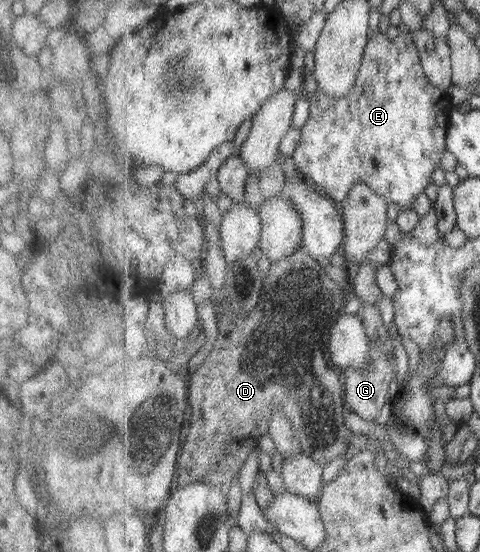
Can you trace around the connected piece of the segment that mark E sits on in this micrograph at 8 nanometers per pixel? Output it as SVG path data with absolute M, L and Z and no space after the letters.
M381 26L366 45L358 81L350 94L335 98L317 90L309 100L310 118L302 127L293 163L298 173L313 180L313 186L320 192L341 203L356 184L366 184L402 210L409 210L417 195L426 194L435 169L440 168L443 155L448 151L449 113L455 105L451 104L446 90L435 87L427 77L410 29L391 40Z

